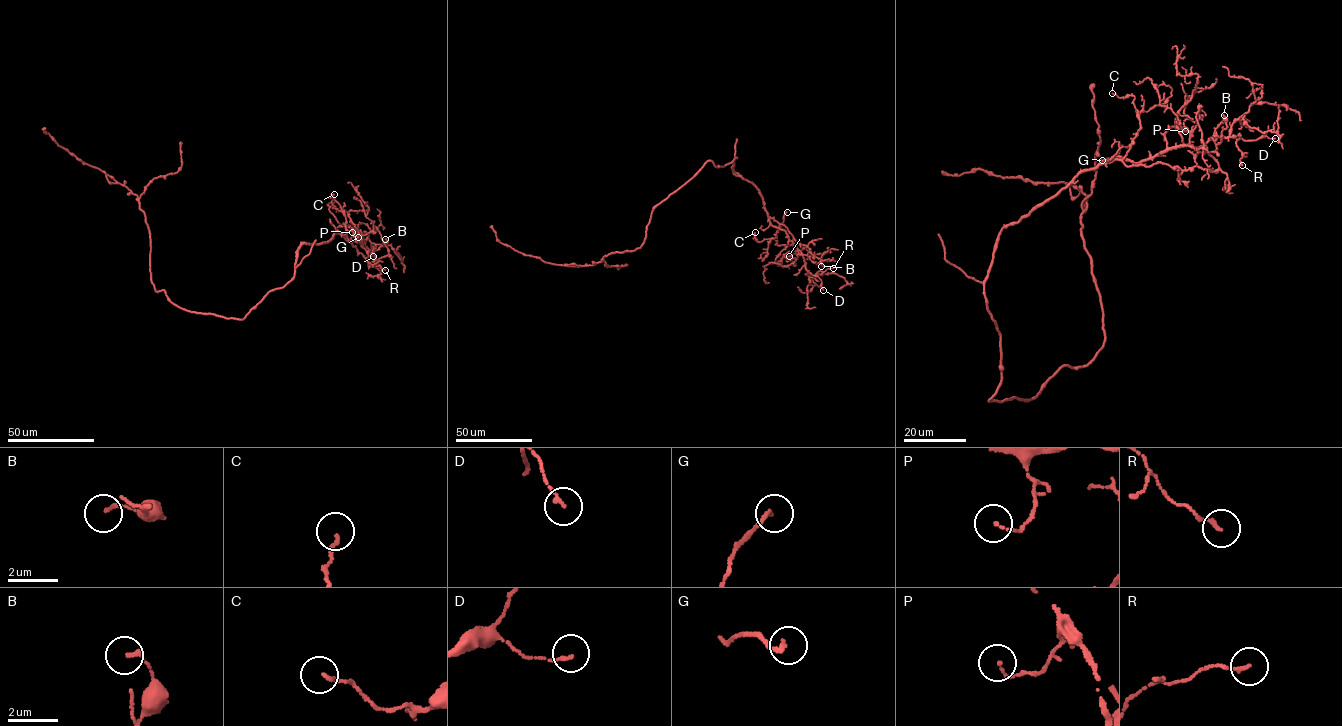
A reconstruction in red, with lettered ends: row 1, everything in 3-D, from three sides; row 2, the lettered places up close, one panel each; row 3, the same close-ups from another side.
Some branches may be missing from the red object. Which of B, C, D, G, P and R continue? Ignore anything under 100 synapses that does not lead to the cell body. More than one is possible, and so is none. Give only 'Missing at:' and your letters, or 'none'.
Missing at: none

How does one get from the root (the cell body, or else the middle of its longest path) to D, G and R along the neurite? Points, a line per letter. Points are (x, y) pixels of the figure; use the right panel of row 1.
D: (994, 400), (1001, 338), (984, 279), (1002, 229), (1104, 160), (1135, 163), (1217, 137), (1275, 138)
G: (994, 400), (1001, 337), (984, 289), (996, 239), (1129, 147), (1102, 160)
R: (994, 400), (1001, 338), (984, 279), (1002, 229), (1116, 157), (1135, 163), (1236, 136), (1242, 165)

